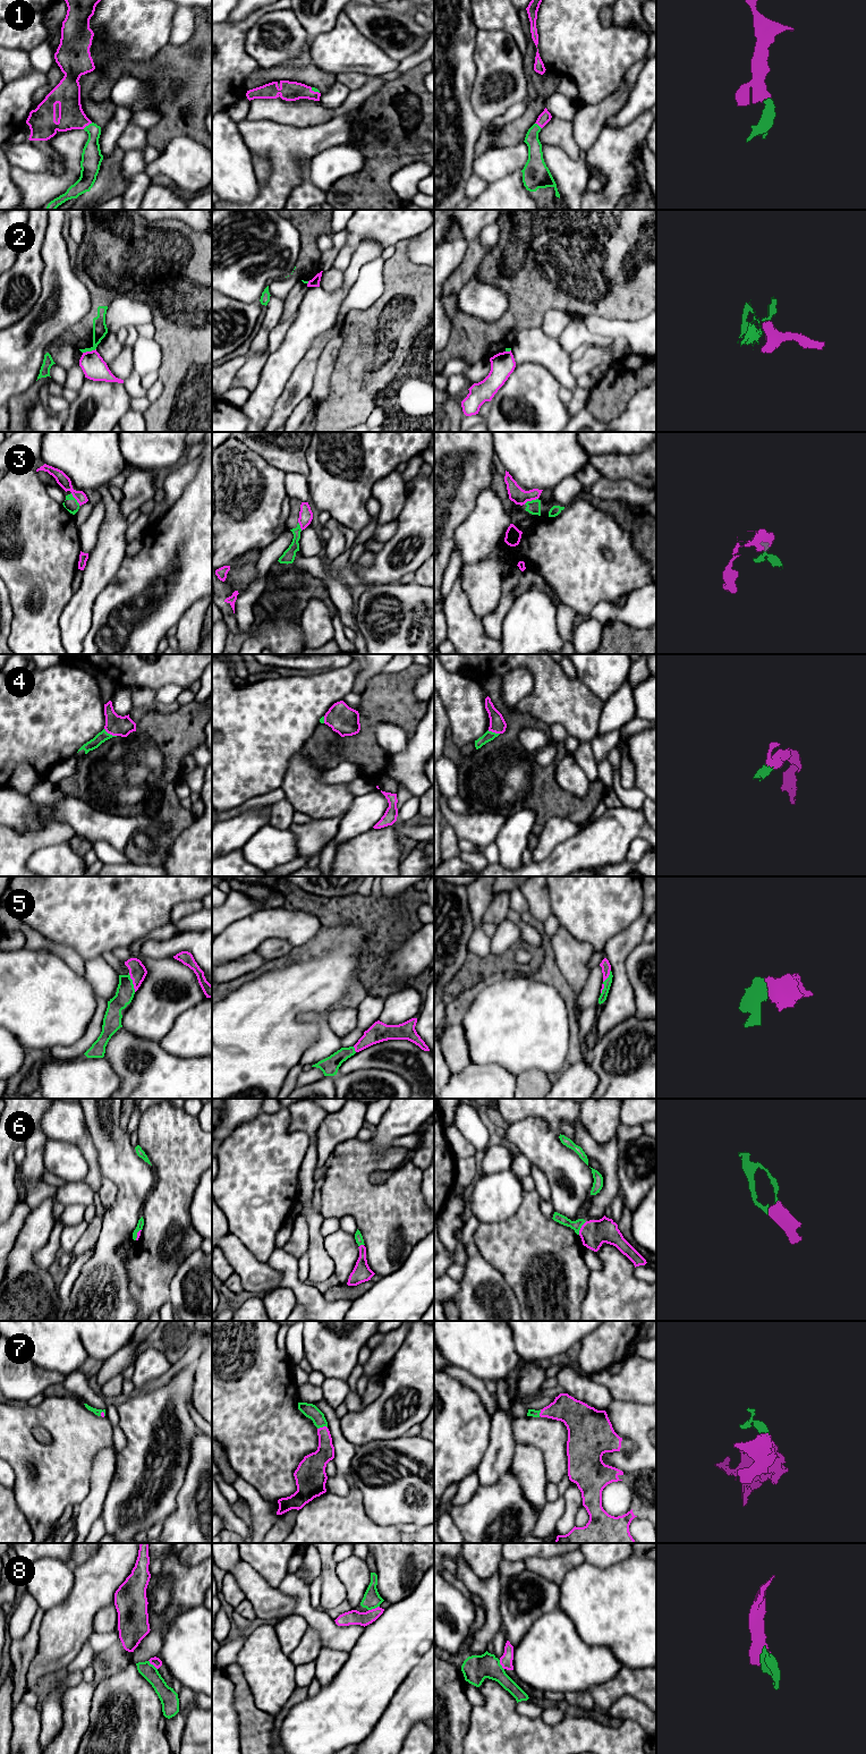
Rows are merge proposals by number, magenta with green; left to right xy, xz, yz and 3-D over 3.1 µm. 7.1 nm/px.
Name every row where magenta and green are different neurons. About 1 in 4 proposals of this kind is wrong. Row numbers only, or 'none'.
2, 3, 8

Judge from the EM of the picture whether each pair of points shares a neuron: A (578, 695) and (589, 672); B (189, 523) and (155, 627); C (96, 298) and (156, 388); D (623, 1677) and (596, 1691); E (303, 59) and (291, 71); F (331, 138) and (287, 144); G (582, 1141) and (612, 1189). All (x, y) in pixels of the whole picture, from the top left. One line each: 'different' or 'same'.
A: different
B: same
C: different
D: same
E: same
F: same
G: same

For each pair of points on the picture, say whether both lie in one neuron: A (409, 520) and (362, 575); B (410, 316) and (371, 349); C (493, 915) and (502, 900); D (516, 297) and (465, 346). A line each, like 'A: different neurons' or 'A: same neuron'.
A: same neuron
B: same neuron
C: same neuron
D: same neuron

